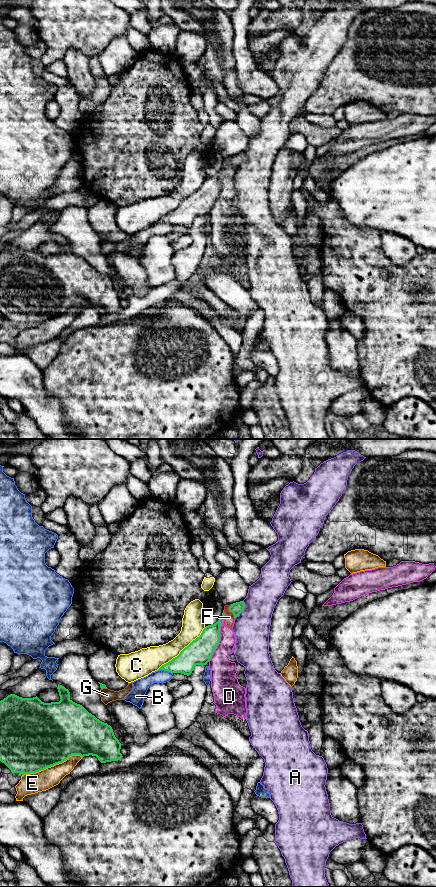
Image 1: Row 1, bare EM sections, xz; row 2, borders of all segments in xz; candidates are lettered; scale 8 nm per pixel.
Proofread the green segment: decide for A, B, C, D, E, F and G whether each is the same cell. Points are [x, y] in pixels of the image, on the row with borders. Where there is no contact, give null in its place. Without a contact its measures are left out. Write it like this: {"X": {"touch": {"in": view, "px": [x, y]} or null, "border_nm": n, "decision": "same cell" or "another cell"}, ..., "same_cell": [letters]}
{"A": {"touch": {"in": "xz", "px": [243, 609]}, "border_nm": 160, "decision": "another cell"}, "B": {"touch": {"in": "xz", "px": [165, 670]}, "border_nm": 130, "decision": "another cell"}, "C": {"touch": {"in": "xz", "px": [181, 651]}, "border_nm": 550, "decision": "another cell"}, "D": {"touch": {"in": "xz", "px": [219, 639]}, "border_nm": 400, "decision": "another cell"}, "E": {"touch": {"in": "xz", "px": [52, 765]}, "border_nm": 500, "decision": "another cell"}, "F": {"touch": {"in": "xz", "px": [230, 611]}, "border_nm": 120, "decision": "another cell"}, "G": {"touch": {"in": "xz", "px": [103, 687]}, "border_nm": 50, "decision": "another cell"}, "same_cell": []}

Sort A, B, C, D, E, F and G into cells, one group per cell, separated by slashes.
A / B / C / D F / E / G

